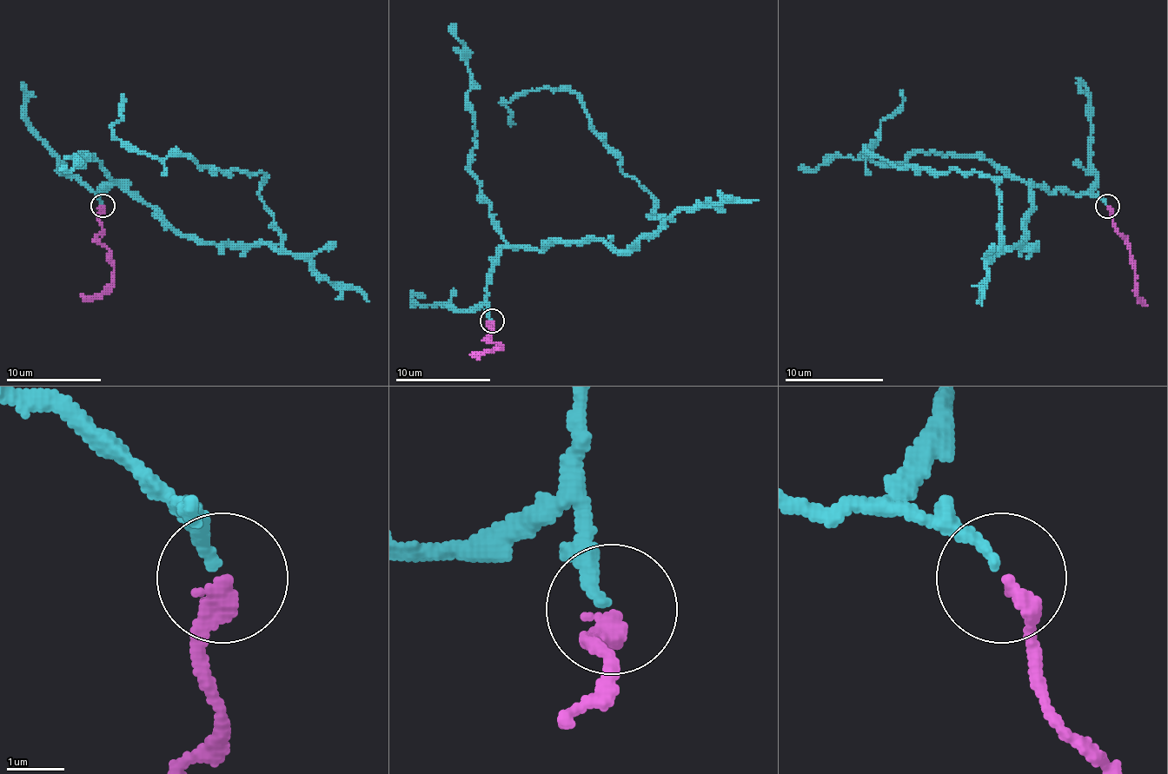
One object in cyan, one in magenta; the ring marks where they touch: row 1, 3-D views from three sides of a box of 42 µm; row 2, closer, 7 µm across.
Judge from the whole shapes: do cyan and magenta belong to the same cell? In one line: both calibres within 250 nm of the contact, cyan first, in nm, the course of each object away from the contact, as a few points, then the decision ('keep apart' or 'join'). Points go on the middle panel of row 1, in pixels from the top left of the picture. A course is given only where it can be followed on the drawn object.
200 nm thick on the cyan side, 340 nm on the other; cyan runs (491, 319), (503, 248), (629, 250), (670, 219), (648, 216), (574, 93), (520, 93), (501, 102), (513, 122); magenta runs (491, 321), (487, 338), (503, 347), (470, 354); join

